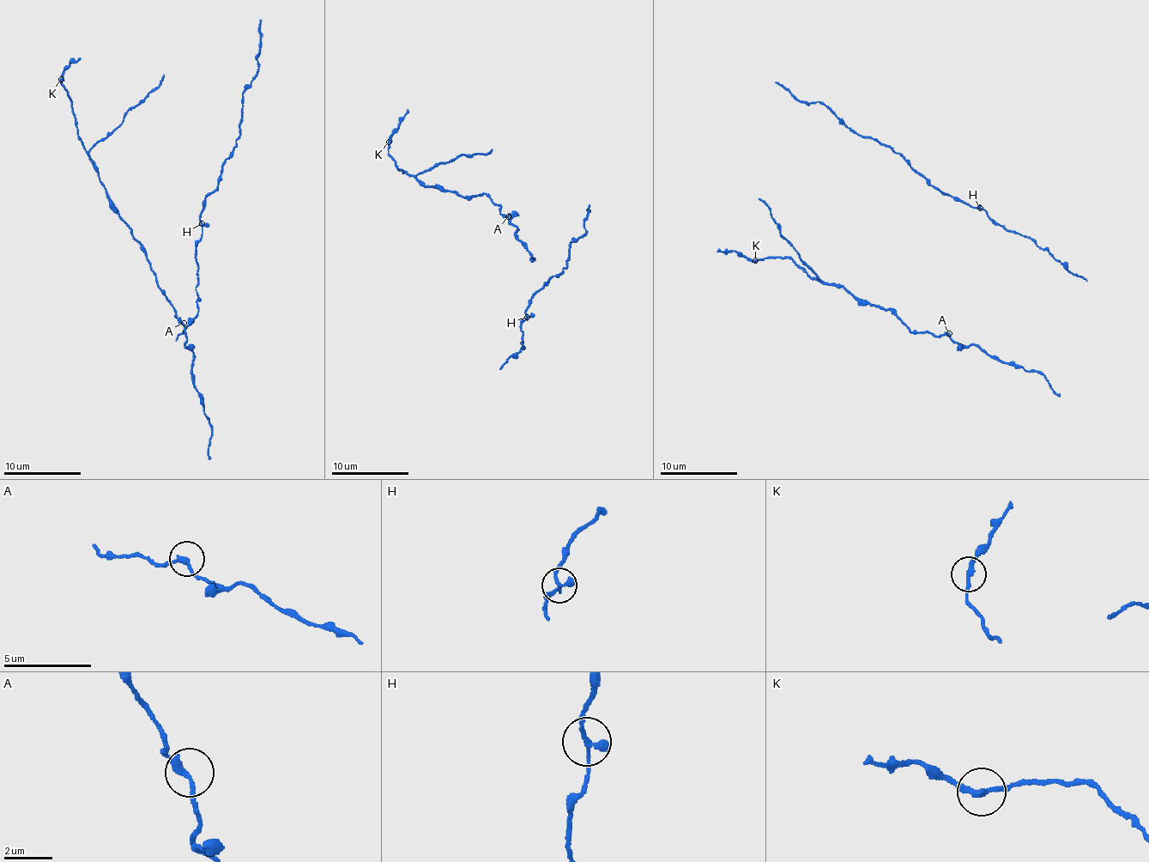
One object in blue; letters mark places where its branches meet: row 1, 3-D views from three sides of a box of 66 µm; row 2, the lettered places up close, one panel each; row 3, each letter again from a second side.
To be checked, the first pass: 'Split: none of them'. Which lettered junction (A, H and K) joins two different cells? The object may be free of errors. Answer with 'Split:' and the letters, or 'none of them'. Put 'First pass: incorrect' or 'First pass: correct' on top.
First pass: incorrect
Split: K

